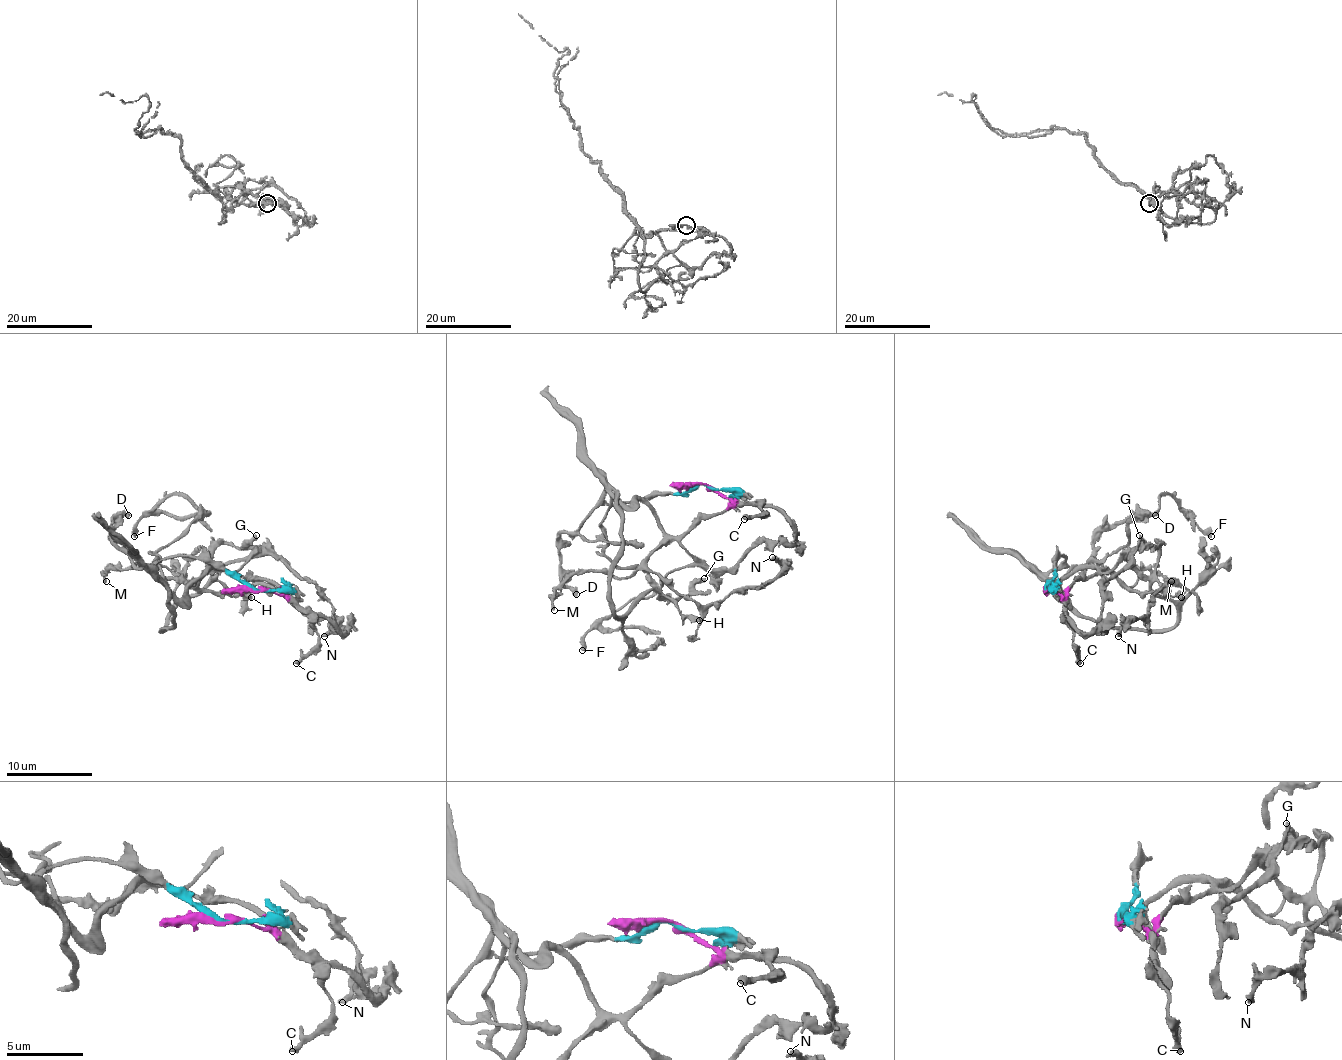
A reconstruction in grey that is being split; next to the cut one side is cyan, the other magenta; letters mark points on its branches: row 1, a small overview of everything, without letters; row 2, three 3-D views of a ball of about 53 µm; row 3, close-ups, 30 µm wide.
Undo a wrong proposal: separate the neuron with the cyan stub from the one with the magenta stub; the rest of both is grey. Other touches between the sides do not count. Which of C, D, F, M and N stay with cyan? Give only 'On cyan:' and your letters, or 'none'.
On cyan: D

